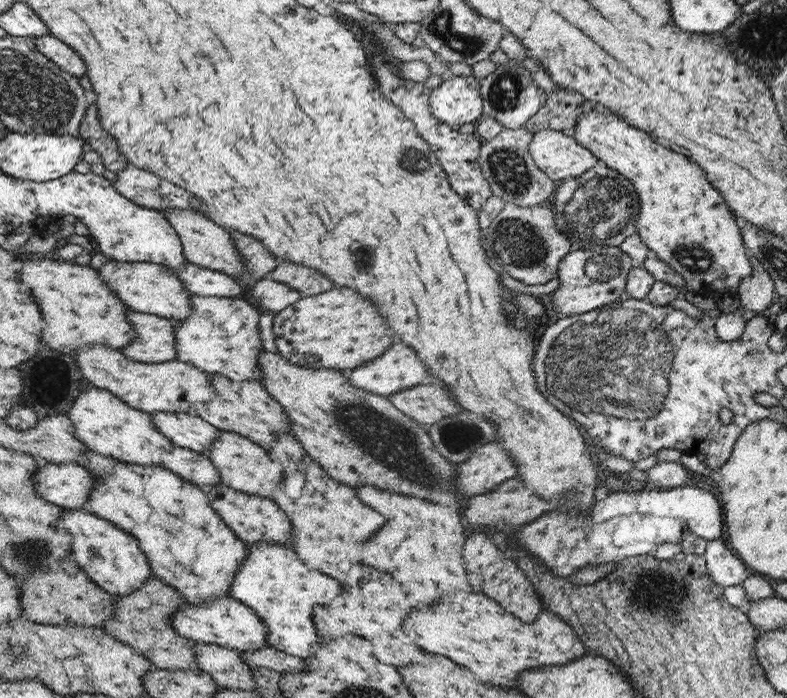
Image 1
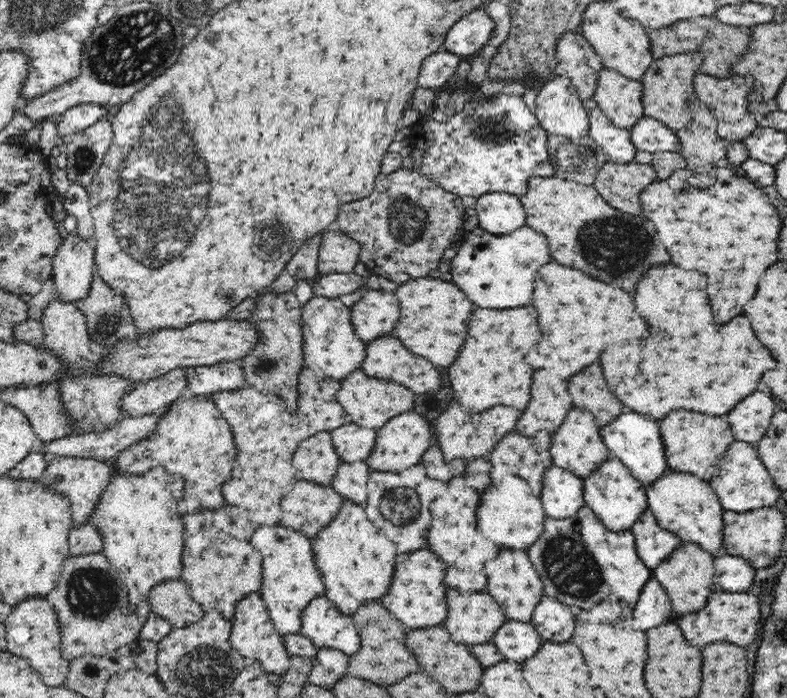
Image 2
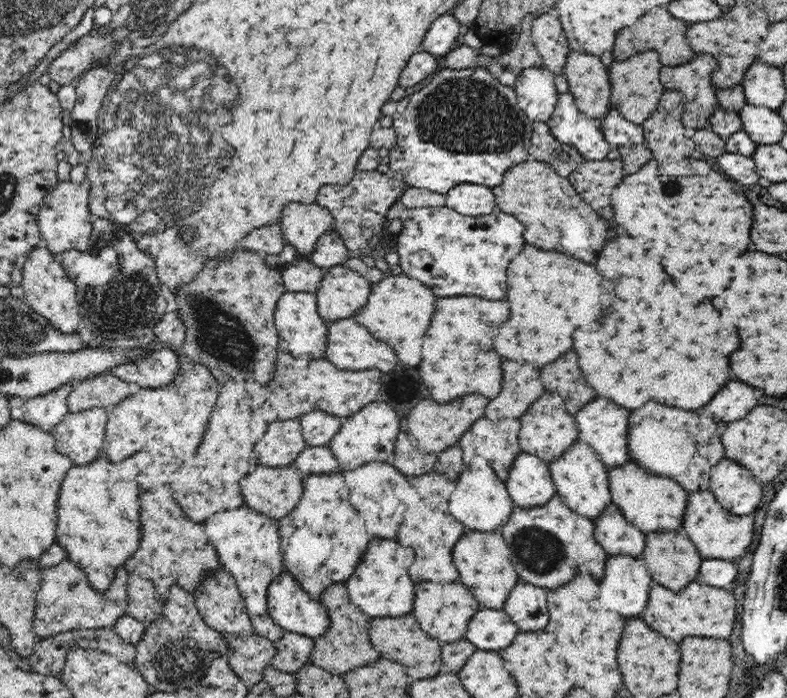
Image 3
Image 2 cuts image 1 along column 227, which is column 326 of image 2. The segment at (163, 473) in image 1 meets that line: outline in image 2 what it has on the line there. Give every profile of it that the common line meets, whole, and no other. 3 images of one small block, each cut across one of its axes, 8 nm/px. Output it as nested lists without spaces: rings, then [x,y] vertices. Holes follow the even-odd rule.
[[[344,498],[332,522],[326,524],[315,537],[312,537],[311,546],[313,565],[320,571],[325,588],[324,595],[340,612],[351,616],[364,601],[374,599],[380,601],[386,594],[393,577],[396,546],[391,540],[382,536],[375,524],[368,519],[365,509],[351,502],[350,499]]]

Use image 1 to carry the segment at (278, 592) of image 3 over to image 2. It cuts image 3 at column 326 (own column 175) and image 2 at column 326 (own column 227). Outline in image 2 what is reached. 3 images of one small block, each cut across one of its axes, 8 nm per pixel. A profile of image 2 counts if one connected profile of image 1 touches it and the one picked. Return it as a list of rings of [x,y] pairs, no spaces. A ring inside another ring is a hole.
[[[322,595],[313,598],[301,611],[300,634],[306,636],[317,648],[335,648],[345,652],[348,656],[353,655],[360,648],[360,635],[352,623],[350,615],[345,615],[334,606],[334,603]]]

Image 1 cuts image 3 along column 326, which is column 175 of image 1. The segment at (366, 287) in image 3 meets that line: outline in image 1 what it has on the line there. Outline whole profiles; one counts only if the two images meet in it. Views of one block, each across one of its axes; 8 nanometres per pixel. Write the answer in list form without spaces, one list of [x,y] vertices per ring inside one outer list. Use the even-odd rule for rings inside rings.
[[[110,261],[100,267],[100,274],[104,282],[114,288],[114,294],[134,311],[145,311],[146,314],[155,314],[162,318],[174,321],[184,320],[193,313],[190,297],[185,283],[179,277],[177,270],[161,264],[144,262]]]

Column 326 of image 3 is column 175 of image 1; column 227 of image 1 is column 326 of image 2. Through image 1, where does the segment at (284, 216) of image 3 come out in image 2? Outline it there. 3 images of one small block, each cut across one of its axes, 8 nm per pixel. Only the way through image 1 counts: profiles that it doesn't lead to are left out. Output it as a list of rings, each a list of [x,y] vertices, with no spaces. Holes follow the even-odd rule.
[[[327,229],[323,232],[318,251],[320,275],[353,272],[359,262],[360,245],[342,231]]]

